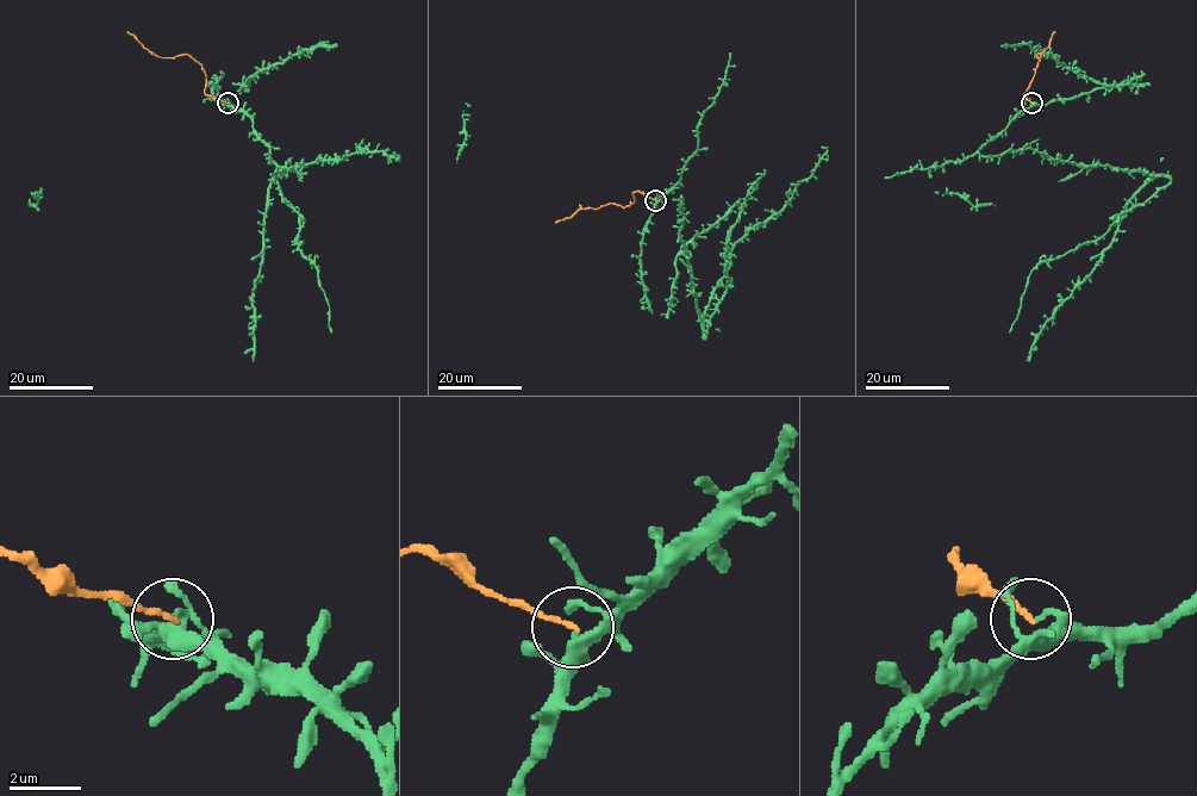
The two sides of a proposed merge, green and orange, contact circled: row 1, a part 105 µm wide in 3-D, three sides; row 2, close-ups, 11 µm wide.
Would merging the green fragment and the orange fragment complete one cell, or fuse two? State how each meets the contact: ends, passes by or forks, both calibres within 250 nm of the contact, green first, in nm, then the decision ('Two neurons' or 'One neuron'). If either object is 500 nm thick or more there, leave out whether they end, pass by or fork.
At the ring green ends. At the ring orange ends. Thickness 180 nm (green) against 140 nm. Two neurons

